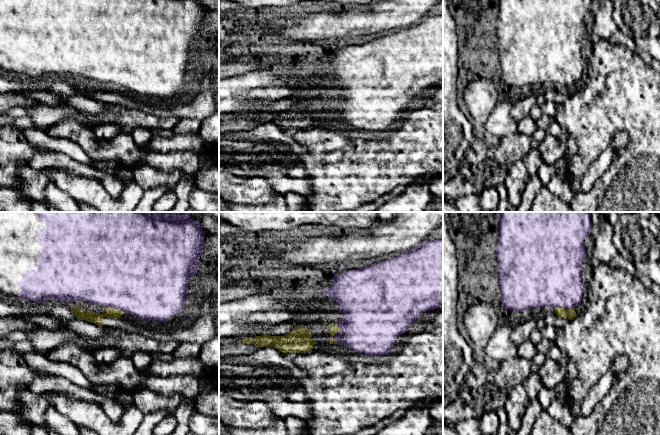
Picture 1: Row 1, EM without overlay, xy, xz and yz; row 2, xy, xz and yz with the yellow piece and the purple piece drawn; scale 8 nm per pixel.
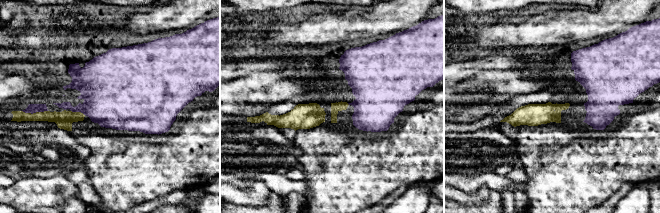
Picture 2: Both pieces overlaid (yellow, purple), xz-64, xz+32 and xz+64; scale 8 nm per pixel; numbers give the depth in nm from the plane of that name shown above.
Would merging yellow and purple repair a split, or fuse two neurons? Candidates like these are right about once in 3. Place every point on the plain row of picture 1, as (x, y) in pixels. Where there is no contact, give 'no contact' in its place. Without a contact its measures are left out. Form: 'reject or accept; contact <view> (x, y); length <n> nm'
reject; contact xz (336, 108); length 180 nm

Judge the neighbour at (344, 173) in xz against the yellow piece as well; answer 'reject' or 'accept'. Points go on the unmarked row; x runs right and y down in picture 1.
reject

